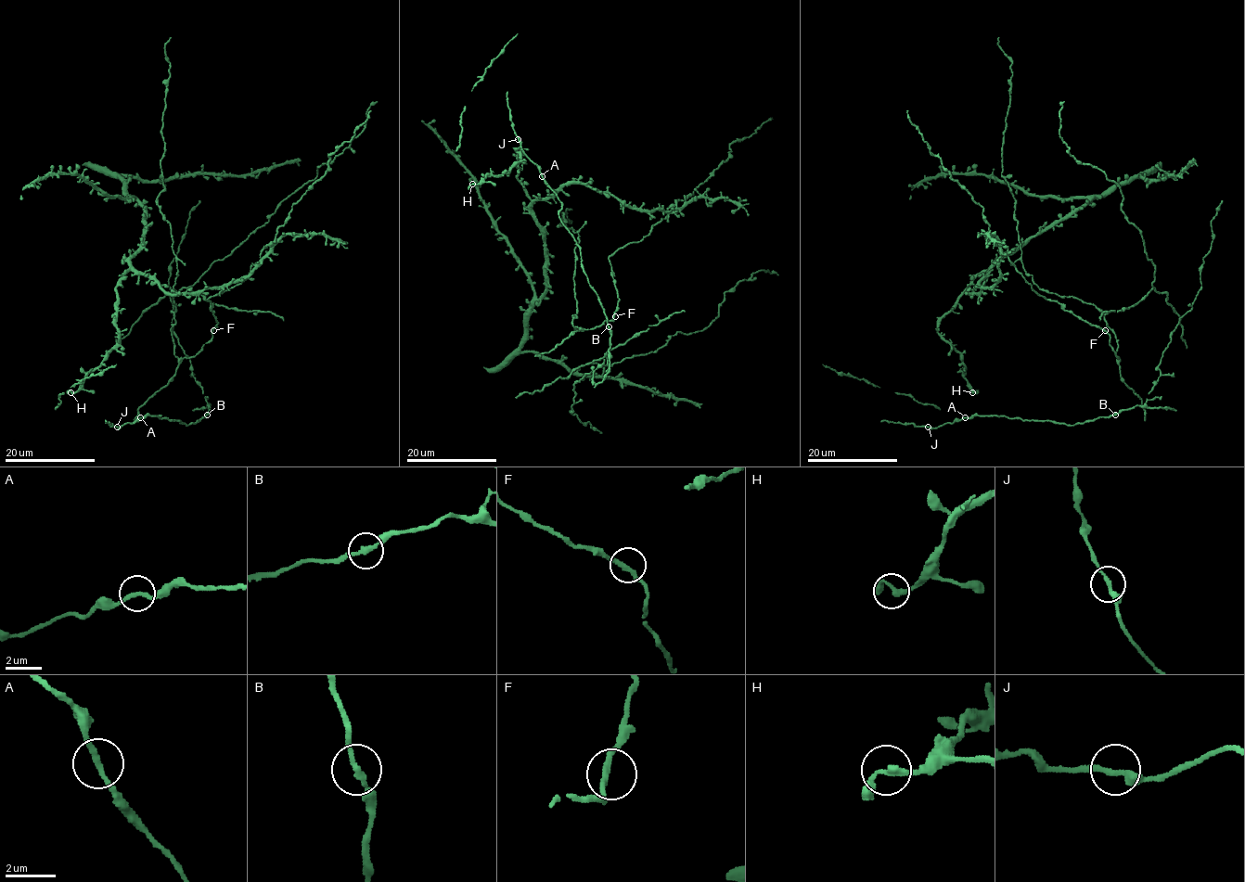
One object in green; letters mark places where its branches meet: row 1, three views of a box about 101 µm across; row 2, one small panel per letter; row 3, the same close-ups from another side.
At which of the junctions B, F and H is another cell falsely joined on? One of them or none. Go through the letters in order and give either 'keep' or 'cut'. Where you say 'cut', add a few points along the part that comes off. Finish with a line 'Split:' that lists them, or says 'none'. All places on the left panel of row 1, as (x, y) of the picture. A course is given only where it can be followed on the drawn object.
B: keep
F: keep
H: keep
Split: none

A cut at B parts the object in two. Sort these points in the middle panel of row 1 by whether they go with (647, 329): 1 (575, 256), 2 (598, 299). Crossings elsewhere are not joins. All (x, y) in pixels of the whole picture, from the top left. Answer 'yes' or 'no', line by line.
1: yes
2: no

